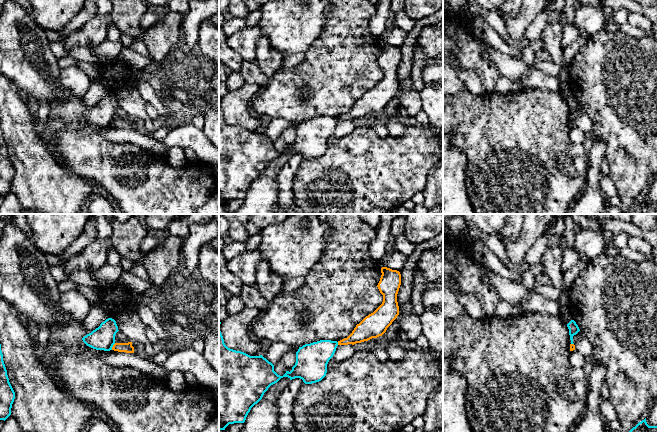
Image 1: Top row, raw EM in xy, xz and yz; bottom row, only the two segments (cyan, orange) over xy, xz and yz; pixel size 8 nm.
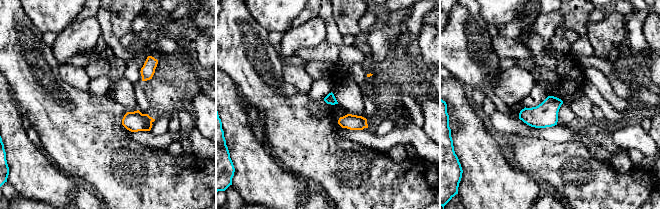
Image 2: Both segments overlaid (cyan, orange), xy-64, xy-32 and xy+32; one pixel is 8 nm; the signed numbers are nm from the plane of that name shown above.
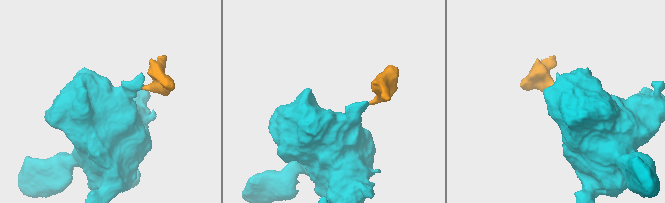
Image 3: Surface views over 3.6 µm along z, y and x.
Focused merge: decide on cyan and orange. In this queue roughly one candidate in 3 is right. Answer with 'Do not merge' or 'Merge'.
Do not merge

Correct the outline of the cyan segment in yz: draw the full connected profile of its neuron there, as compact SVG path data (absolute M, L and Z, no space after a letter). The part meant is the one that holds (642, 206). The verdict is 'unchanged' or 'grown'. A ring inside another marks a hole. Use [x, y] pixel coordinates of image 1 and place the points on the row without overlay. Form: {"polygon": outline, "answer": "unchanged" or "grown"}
{"polygon": "M645 194L624 211L624 214L657 214L657 202L649 202Z", "answer": "unchanged"}

